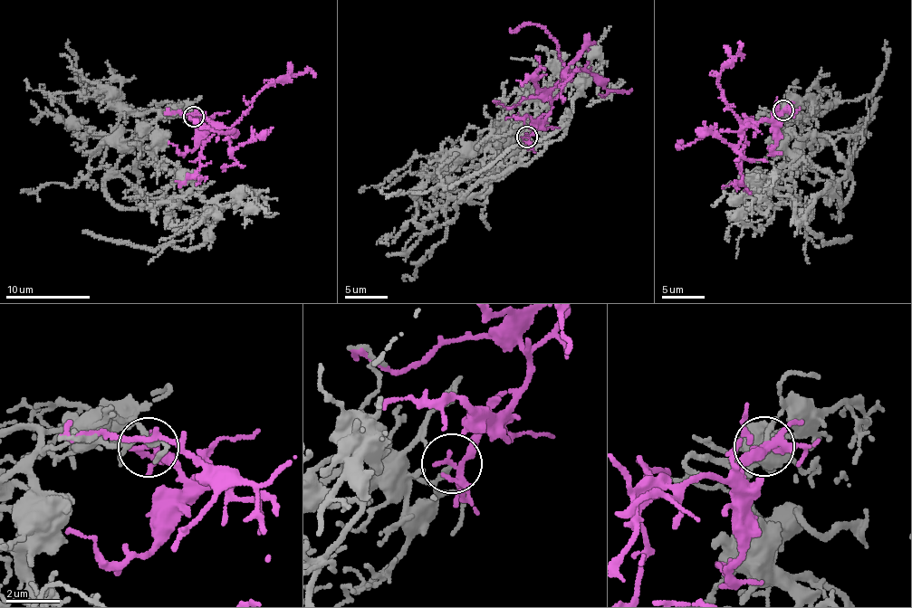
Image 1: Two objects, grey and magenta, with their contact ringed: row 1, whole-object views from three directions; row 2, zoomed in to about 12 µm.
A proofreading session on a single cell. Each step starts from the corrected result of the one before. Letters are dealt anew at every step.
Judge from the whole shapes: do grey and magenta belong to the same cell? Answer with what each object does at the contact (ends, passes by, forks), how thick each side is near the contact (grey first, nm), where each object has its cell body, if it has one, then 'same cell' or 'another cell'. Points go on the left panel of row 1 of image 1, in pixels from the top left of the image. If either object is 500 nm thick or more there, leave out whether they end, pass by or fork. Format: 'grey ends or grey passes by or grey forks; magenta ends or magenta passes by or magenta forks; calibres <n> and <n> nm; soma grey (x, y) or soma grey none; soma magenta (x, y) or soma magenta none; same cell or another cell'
grey ends; magenta forks; calibres 160 and 200 nm; soma grey none; soma magenta none; another cell

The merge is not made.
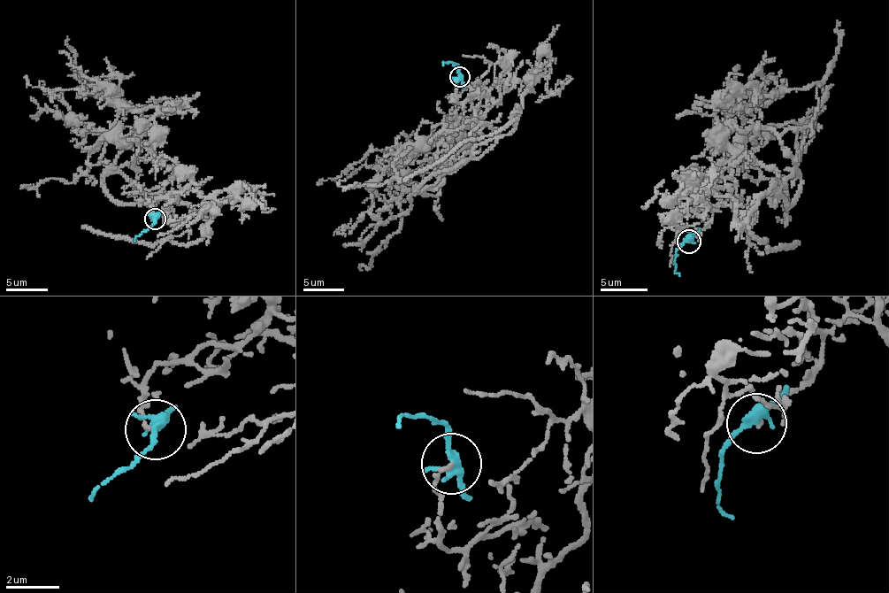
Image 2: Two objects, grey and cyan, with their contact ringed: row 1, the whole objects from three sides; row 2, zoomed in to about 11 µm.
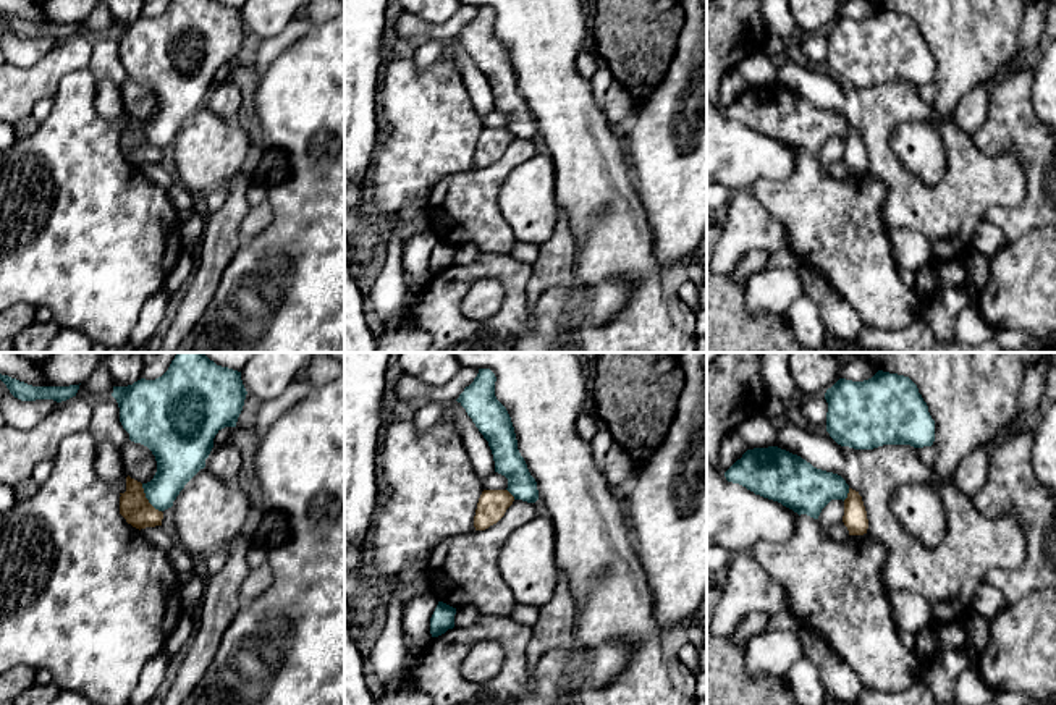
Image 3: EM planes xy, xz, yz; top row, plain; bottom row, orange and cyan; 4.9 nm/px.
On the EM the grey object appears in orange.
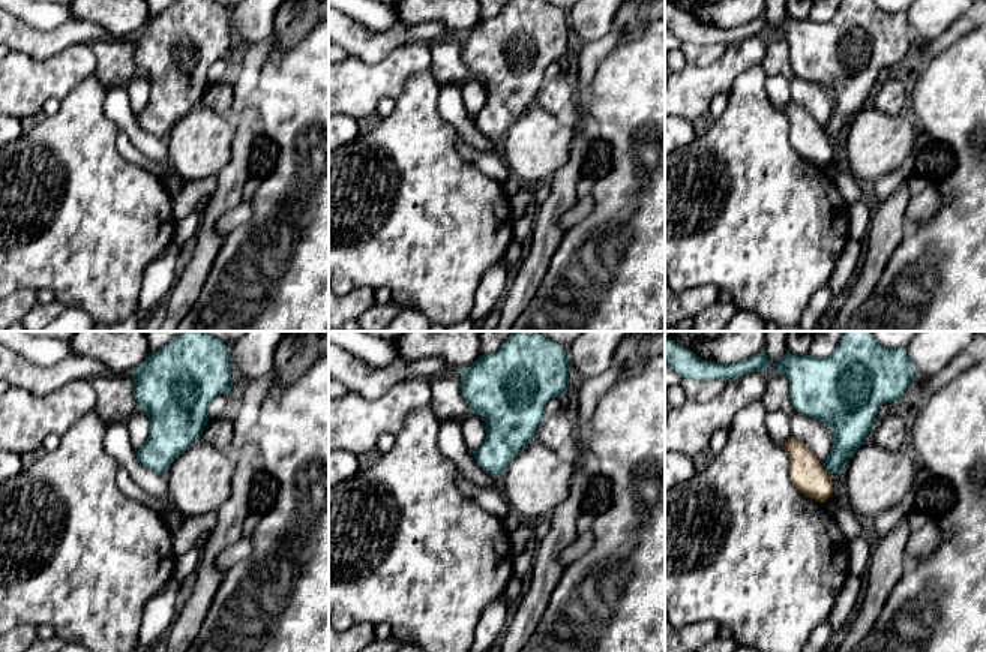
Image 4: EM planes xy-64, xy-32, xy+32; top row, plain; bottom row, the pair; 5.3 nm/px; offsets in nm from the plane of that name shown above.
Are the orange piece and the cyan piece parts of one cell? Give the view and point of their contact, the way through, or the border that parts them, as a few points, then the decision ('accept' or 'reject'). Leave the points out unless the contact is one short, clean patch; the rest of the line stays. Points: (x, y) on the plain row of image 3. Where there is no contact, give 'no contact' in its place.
xy (146, 136) | along xy (141, 122), (146, 136), (160, 149) | reject

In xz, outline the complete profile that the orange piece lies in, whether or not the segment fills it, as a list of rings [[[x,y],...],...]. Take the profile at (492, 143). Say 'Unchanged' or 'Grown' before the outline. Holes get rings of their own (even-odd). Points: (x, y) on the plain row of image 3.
Unchanged. [[[484,128],[474,154],[475,168],[485,168],[496,162],[513,139],[514,134],[508,128]]]

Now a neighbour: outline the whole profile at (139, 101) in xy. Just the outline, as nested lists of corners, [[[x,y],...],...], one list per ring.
[[[129,78],[120,86],[120,89],[125,108],[131,116],[141,121],[147,121],[154,116],[157,99],[147,84]]]

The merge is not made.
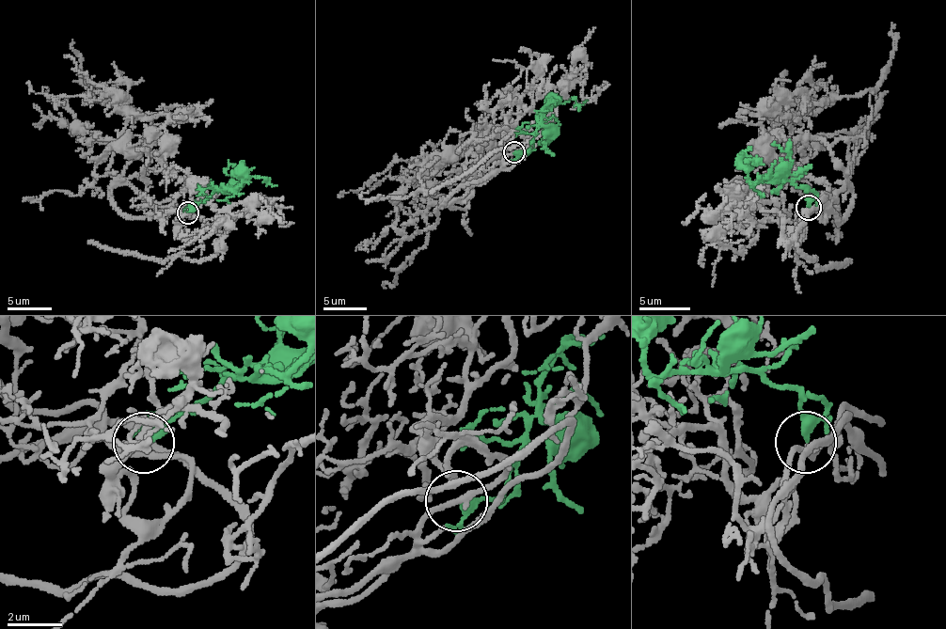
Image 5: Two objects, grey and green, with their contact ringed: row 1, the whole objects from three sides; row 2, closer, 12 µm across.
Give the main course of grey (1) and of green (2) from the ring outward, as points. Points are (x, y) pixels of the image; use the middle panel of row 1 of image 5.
1: (513, 152), (410, 236), (395, 228), (395, 204), (432, 163), (409, 196), (363, 198), (368, 191)
2: (513, 153), (530, 147), (545, 105), (551, 101), (574, 100), (580, 105), (588, 101)

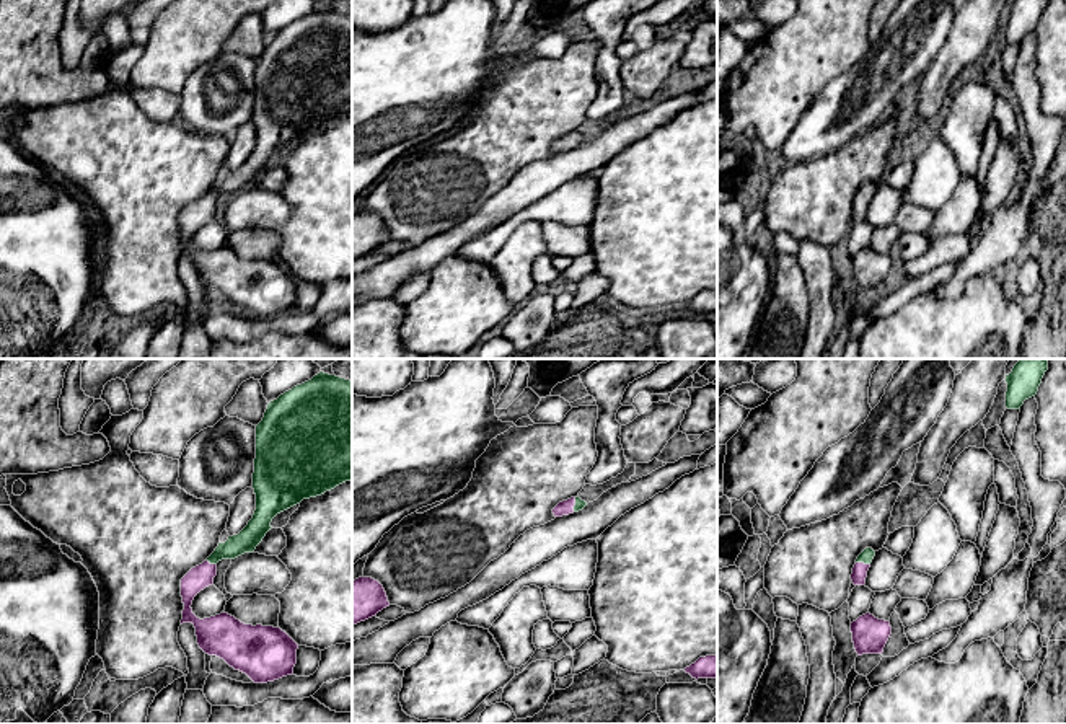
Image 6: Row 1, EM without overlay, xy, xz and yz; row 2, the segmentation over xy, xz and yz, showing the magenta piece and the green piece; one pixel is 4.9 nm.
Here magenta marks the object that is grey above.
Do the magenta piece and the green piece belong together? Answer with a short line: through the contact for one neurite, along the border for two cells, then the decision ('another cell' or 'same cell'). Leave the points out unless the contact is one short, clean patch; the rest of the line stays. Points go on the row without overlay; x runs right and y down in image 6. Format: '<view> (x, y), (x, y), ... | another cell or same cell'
yz (859, 206), (863, 198), (866, 191) | same cell

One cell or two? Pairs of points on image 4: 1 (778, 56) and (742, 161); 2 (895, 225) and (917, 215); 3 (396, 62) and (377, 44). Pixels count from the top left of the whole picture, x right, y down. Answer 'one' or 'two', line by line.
1: two
2: two
3: two

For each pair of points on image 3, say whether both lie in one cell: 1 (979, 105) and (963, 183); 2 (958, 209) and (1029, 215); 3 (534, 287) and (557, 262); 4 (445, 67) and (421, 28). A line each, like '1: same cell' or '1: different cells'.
1: different cells
2: different cells
3: same cell
4: different cells

